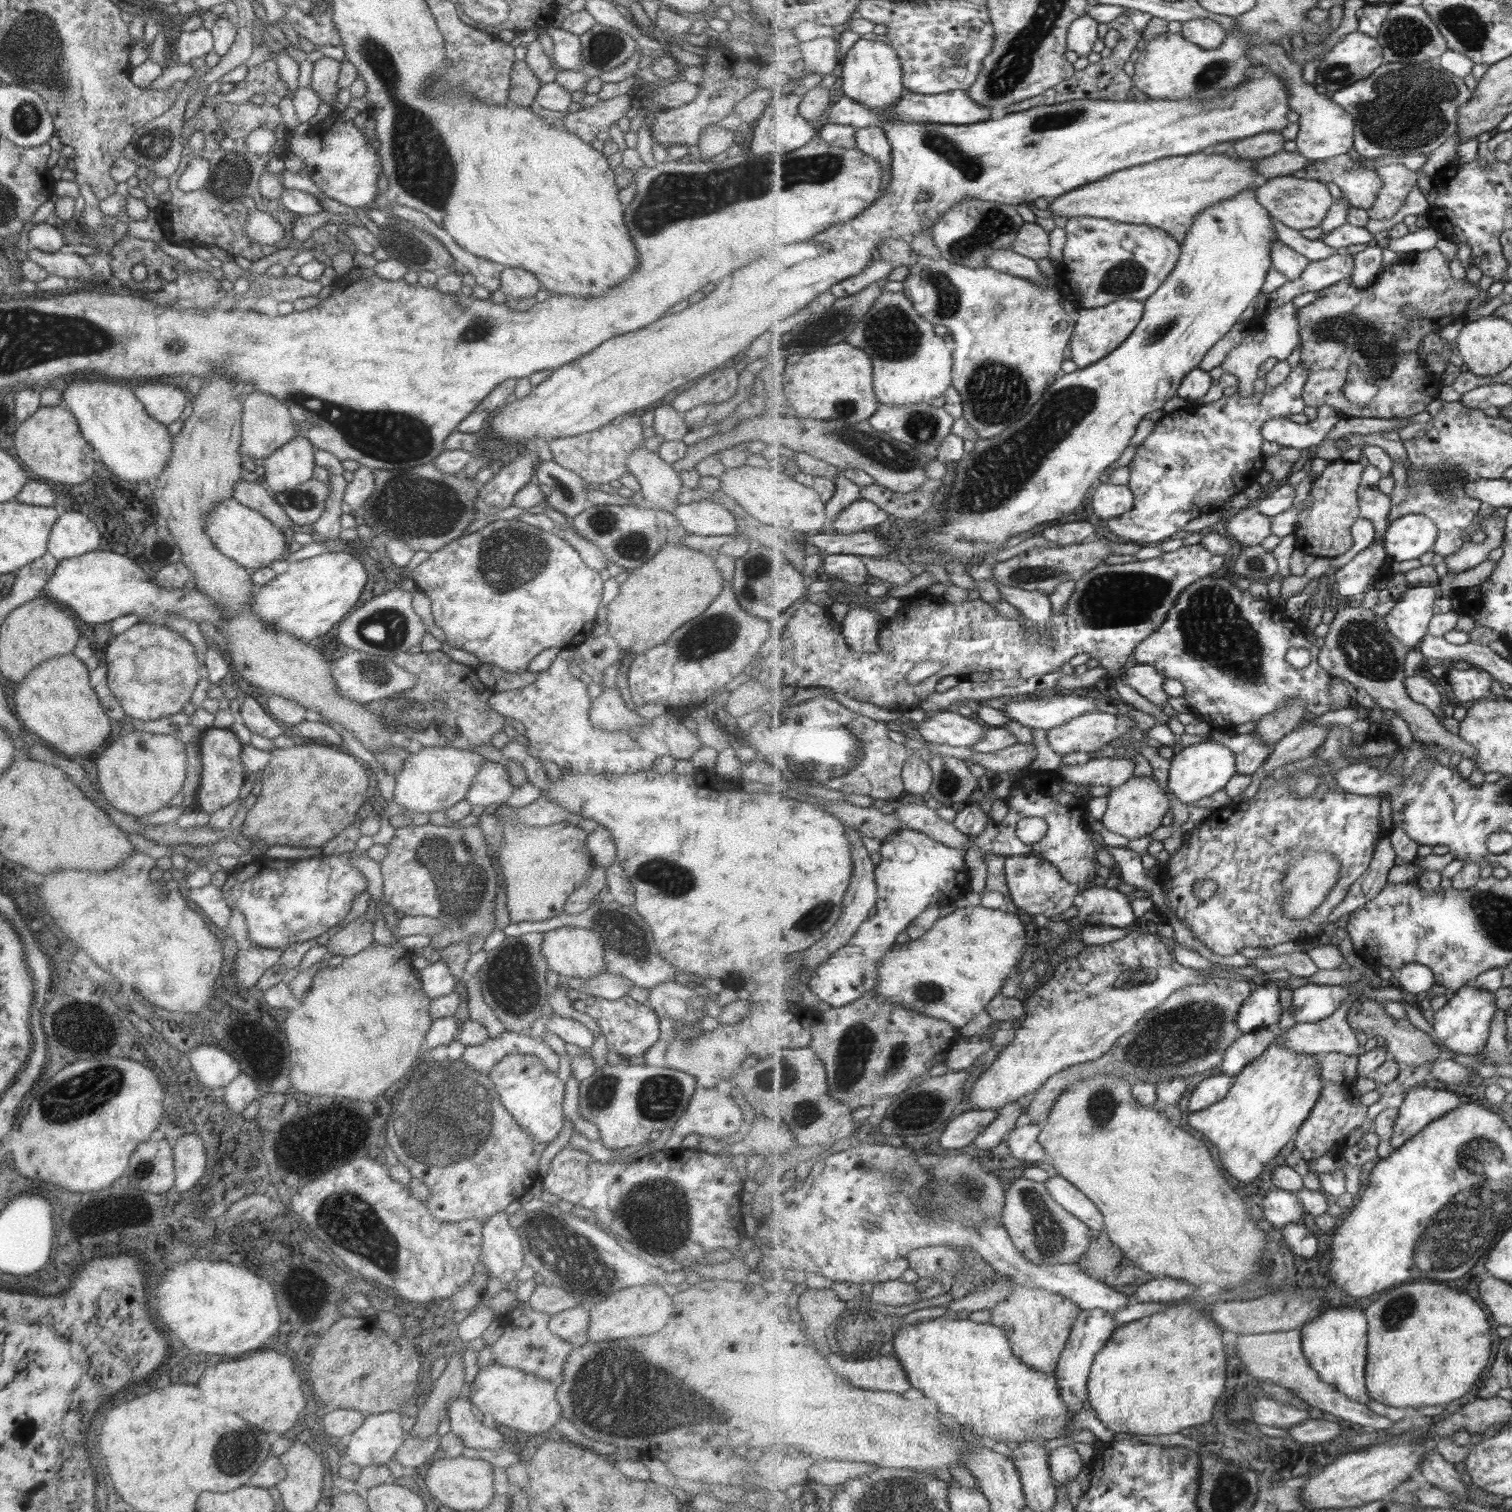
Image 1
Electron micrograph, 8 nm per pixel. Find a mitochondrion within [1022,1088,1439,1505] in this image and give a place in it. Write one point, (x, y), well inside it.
(1398, 1311)

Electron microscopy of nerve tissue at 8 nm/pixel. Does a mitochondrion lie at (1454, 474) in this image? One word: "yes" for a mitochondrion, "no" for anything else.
yes

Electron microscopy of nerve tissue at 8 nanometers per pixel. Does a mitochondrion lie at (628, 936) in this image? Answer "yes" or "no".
yes

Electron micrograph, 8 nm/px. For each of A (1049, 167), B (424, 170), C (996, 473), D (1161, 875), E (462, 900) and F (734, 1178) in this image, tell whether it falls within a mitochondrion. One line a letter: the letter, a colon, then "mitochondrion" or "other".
A: other
B: mitochondrion
C: mitochondrion
D: other
E: mitochondrion
F: other

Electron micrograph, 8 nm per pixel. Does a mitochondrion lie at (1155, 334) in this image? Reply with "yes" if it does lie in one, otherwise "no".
yes

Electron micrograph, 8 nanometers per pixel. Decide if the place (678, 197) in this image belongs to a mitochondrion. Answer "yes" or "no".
yes

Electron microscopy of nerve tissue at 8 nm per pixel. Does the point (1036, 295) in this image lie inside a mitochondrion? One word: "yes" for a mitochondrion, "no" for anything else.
no

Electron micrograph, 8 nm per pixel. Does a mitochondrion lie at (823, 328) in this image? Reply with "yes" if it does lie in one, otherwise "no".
yes

